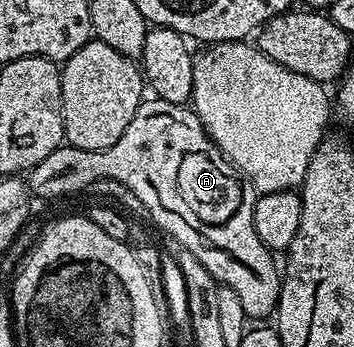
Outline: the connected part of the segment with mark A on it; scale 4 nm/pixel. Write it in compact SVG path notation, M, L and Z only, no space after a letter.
M157 97L143 98L132 121L128 121L128 129L120 133L120 141L116 141L116 145L99 151L60 146L29 172L28 187L37 198L39 195L42 199L54 199L57 195L70 195L73 191L85 192L93 182L104 178L118 181L130 189L140 199L142 211L150 214L151 221L160 230L167 231L179 243L181 250L192 253L219 285L233 289L236 297L240 297L240 306L247 320L266 321L269 315L271 318L277 312L282 275L279 264L278 267L274 264L275 252L268 250L264 241L260 241L260 233L256 233L256 225L252 221L256 198L254 186L212 142L193 109Z

